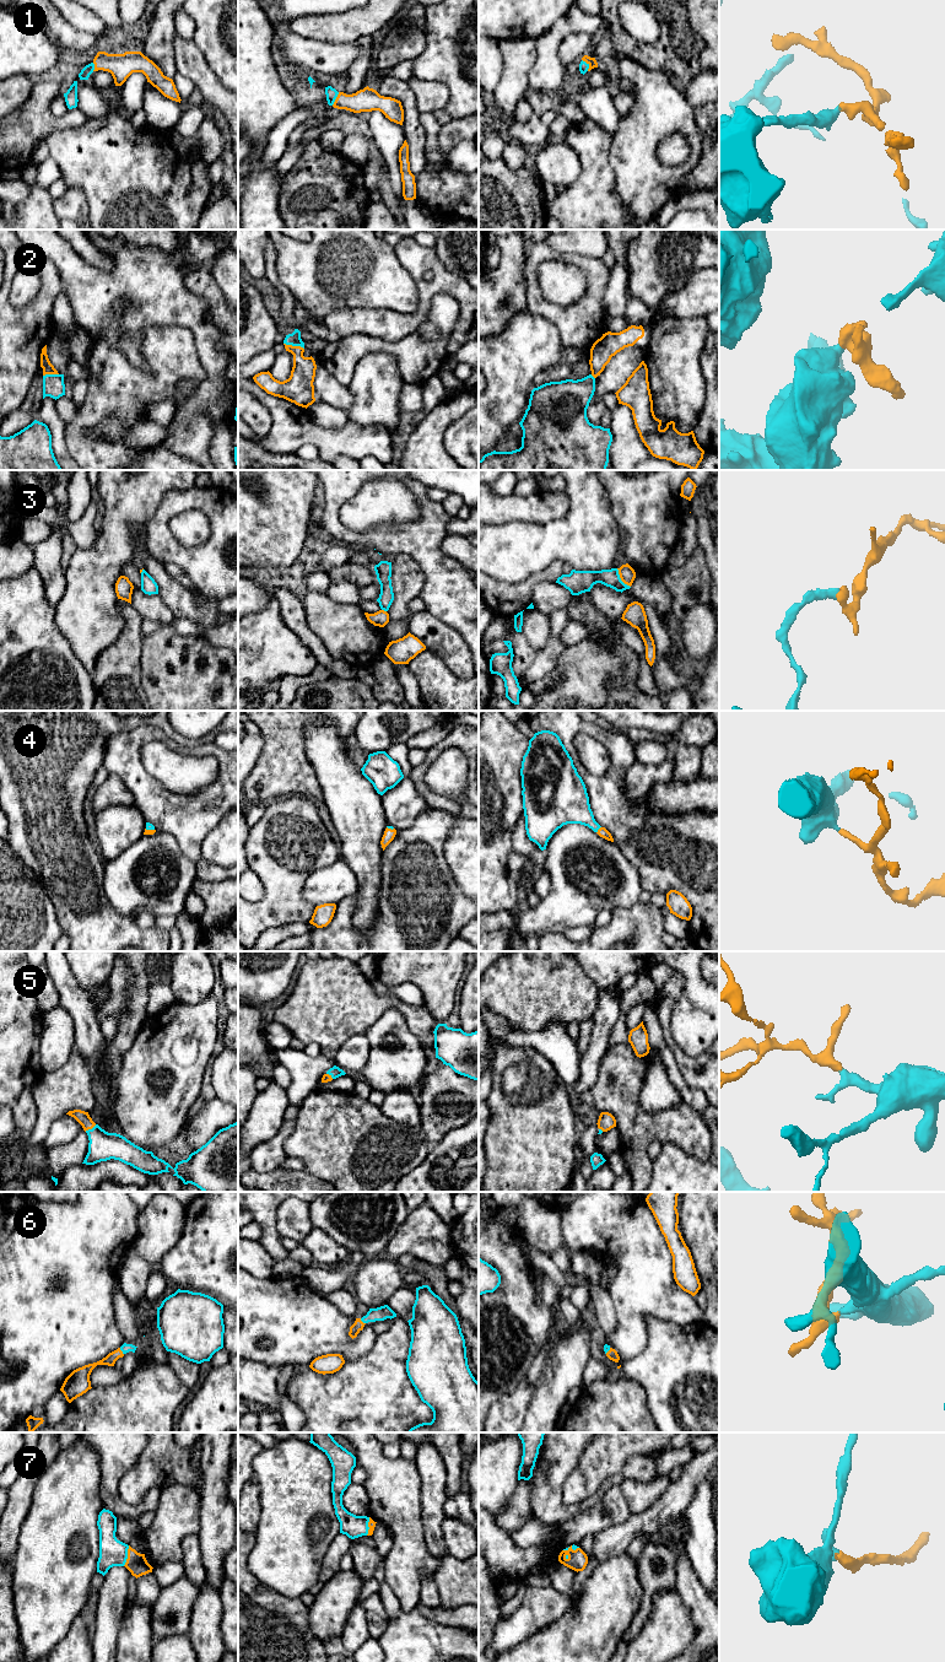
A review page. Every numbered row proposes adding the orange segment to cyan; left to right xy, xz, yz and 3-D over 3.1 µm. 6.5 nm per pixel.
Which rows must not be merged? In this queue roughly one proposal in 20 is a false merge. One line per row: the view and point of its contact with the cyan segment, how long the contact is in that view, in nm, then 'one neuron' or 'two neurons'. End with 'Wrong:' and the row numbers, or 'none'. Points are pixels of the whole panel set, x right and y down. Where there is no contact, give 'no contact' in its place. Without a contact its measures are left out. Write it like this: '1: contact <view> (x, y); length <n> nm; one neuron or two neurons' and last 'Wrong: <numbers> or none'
1: contact yz (588, 65); length 90 nm; one neuron
2: contact xz (293, 345); length 140 nm; one neuron
3: contact yz (620, 578); length 160 nm; two neurons
4: contact yz (598, 829); length 50 nm; one neuron
5: contact xy (90, 1129); length 90 nm; one neuron
6: contact xy (122, 1350); length 50 nm; one neuron
7: contact xy (127, 1555); length 140 nm; one neuron
Wrong: 3

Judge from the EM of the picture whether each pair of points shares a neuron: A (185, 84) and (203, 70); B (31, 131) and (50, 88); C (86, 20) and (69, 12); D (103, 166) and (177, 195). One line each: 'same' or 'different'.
A: different
B: same
C: same
D: same

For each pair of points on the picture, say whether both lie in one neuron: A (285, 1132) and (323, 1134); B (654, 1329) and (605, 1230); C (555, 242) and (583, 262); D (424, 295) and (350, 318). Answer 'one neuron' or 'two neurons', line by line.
A: two neurons
B: two neurons
C: two neurons
D: one neuron

